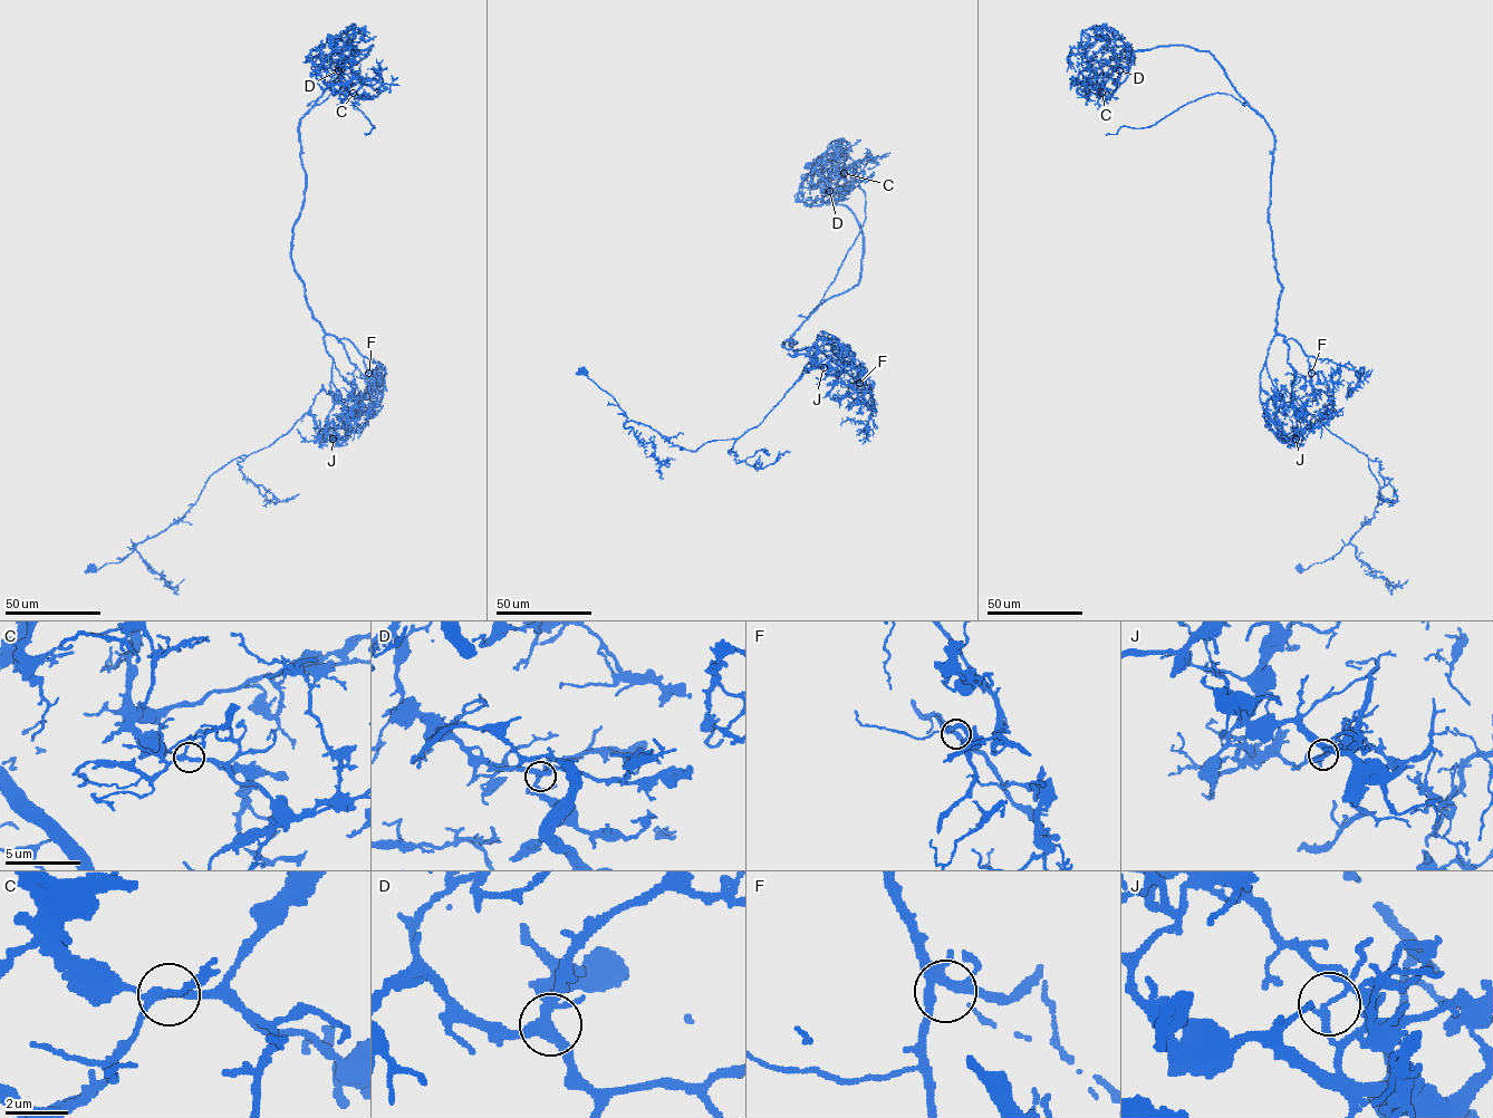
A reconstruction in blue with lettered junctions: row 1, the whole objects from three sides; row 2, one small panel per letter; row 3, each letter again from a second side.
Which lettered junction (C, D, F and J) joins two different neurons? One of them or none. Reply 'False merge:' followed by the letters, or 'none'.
False merge: J

